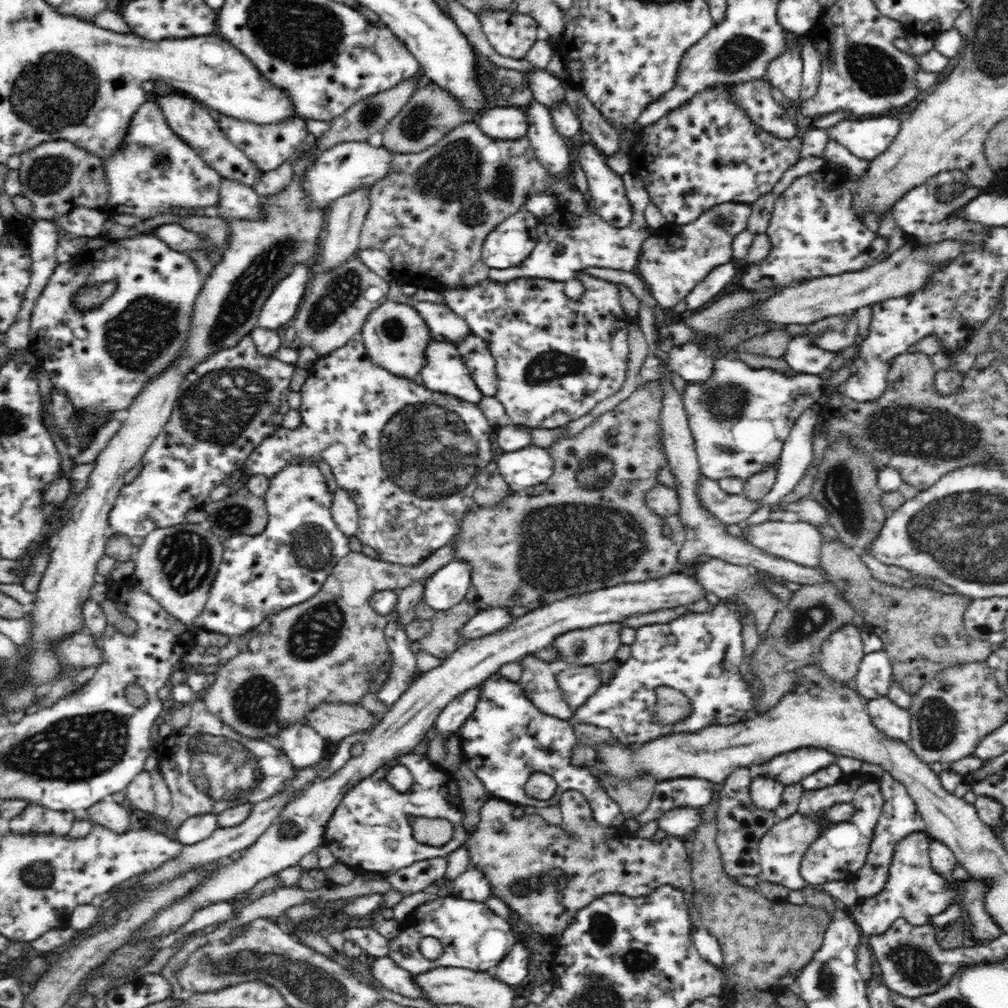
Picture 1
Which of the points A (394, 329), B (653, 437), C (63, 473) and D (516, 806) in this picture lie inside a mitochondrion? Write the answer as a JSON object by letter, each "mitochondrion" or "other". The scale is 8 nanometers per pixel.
{"A":"mitochondrion","B":"other","C":"other","D":"other"}

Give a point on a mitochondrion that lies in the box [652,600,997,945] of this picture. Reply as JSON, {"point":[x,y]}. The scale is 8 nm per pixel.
{"point":[937,720]}

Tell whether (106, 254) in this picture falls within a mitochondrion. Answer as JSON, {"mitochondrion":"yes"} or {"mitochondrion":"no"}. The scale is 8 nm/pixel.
{"mitochondrion":"no"}

